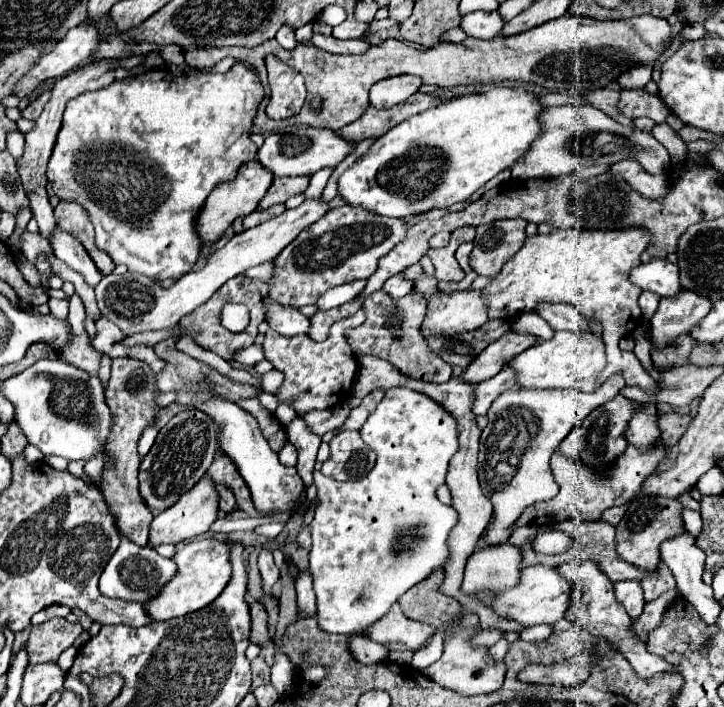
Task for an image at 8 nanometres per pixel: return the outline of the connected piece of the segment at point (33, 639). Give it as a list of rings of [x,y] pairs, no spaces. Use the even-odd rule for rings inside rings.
[[[54,617],[46,623],[34,625],[28,639],[30,663],[56,661],[58,655],[68,649],[82,633],[78,623],[70,623],[62,617]]]

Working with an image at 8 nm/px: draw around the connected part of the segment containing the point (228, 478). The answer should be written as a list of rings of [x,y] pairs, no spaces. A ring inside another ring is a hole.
[[[216,453],[216,459],[214,459],[214,463],[210,465],[208,475],[210,475],[216,483],[228,485],[228,487],[234,491],[236,503],[238,503],[238,509],[240,509],[240,511],[244,511],[244,513],[250,515],[250,517],[260,517],[260,513],[258,513],[258,511],[254,509],[254,505],[252,505],[250,491],[248,491],[246,483],[242,481],[240,473],[236,471],[234,463],[232,463],[228,457],[224,457],[222,453]]]

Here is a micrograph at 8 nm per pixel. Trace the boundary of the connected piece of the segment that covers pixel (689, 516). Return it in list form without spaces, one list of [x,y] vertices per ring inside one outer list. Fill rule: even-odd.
[[[684,509],[684,523],[686,523],[686,531],[688,531],[692,537],[698,537],[698,535],[700,535],[702,517],[700,517],[696,511]]]

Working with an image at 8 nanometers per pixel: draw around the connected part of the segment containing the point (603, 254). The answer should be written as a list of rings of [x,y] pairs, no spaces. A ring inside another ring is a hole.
[[[644,227],[606,231],[552,229],[548,235],[538,233],[526,237],[524,247],[504,265],[502,273],[484,287],[484,293],[488,295],[488,315],[490,319],[512,319],[520,315],[520,311],[532,311],[540,301],[570,303],[582,317],[594,317],[604,327],[608,363],[600,375],[600,383],[621,372],[626,385],[638,385],[644,391],[652,391],[654,379],[646,373],[638,357],[622,351],[618,342],[620,337],[630,335],[642,319],[638,307],[642,289],[628,281],[628,273],[632,267],[640,265],[640,255],[652,245],[652,239],[652,233]]]

